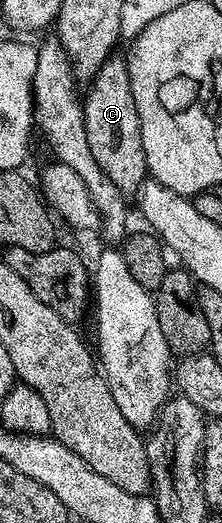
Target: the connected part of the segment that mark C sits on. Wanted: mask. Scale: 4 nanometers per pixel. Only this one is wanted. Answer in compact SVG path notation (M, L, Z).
M114 54L105 60L103 66L99 66L99 70L93 75L88 88L89 94L87 92L84 95L83 103L87 142L91 146L91 154L95 154L95 162L99 162L103 174L107 174L107 178L111 178L111 182L115 182L115 186L120 192L123 194L136 193L145 183L149 167L147 158L143 154L143 134L139 122L139 110L135 106L135 98L131 94L131 82L129 81L129 71L125 65L125 56Z

